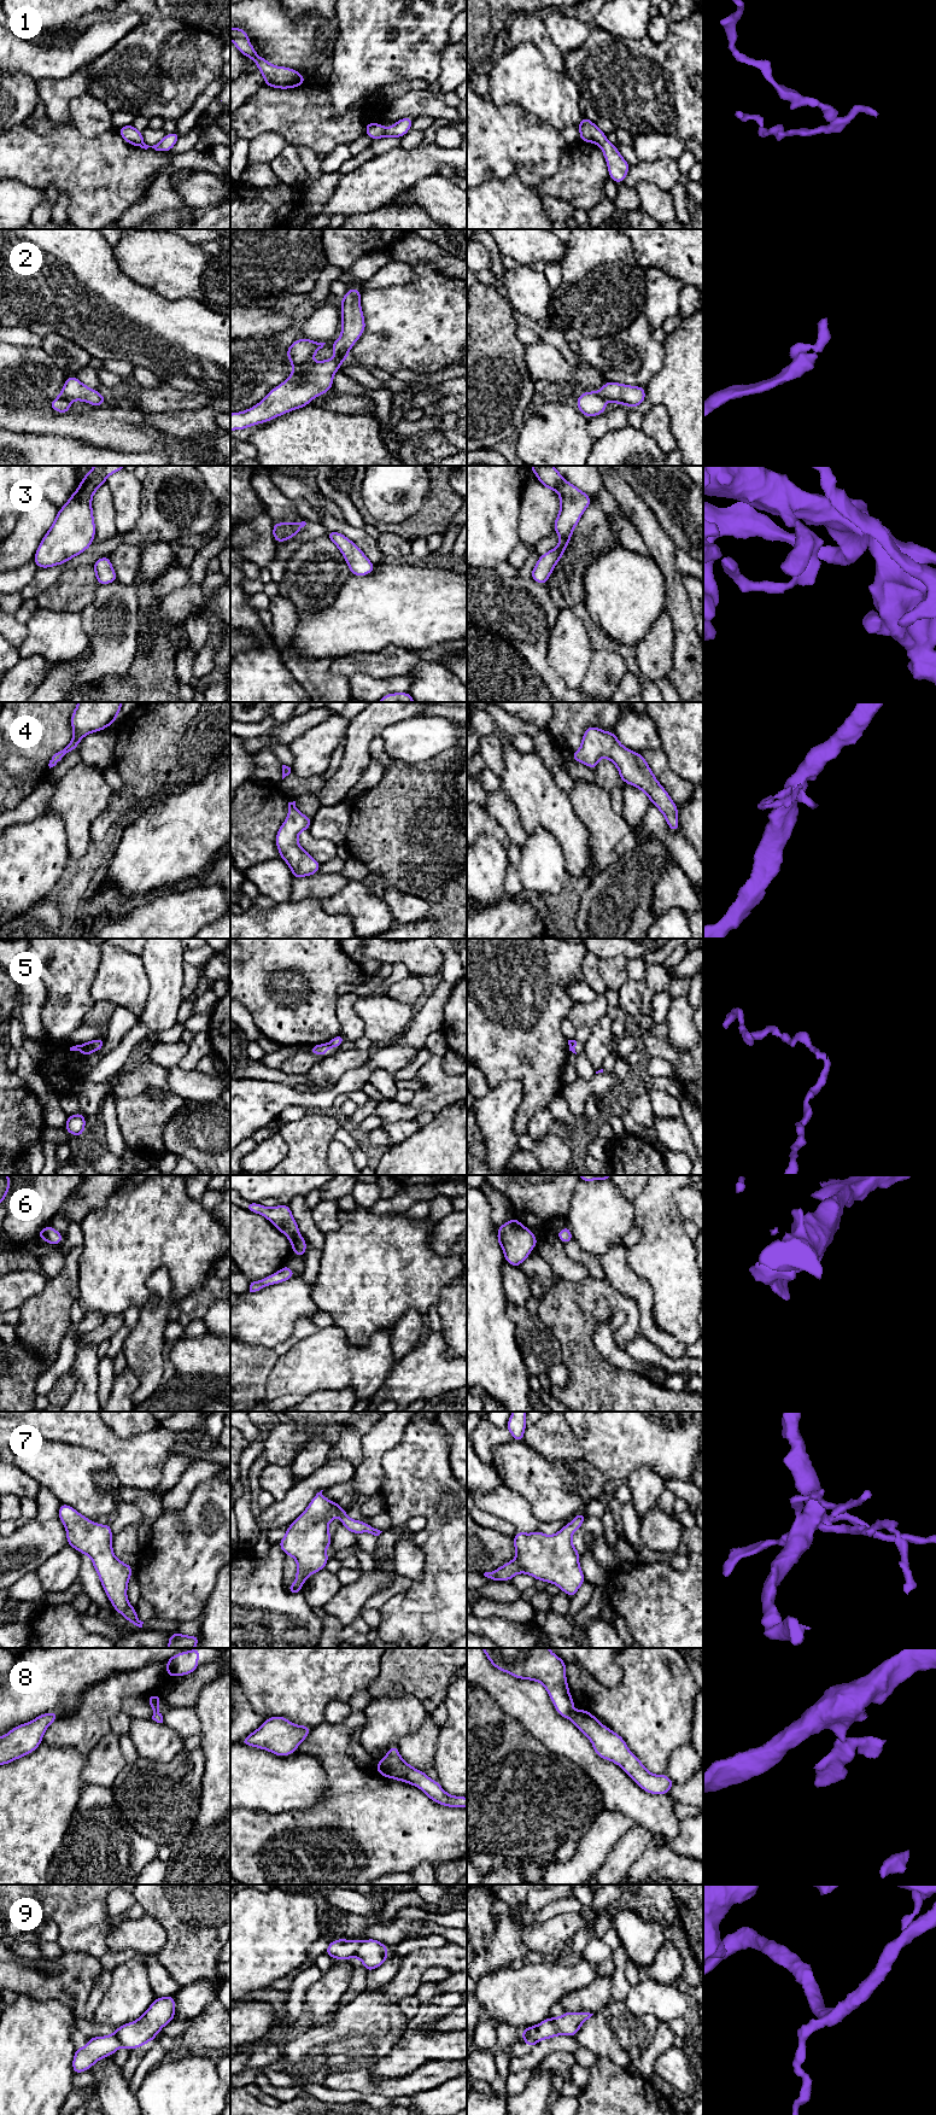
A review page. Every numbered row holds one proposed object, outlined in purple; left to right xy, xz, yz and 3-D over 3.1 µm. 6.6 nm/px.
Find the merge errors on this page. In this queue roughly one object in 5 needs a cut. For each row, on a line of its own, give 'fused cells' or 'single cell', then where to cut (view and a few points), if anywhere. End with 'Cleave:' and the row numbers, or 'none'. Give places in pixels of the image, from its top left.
1: single cell; cut none
2: single cell; cut none
3: single cell; cut none
4: single cell; cut none
5: single cell; cut none
6: single cell; cut none
7: single cell; cut none
8: single cell; cut none
9: fused cells; cut xz (358, 1943), (357, 1950), (352, 1955)
Cleave: 9

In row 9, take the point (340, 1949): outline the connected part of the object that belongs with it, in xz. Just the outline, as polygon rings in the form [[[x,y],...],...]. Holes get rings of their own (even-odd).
[[[337,1939],[333,1940],[326,1949],[326,1955],[330,1956],[333,1959],[349,1961],[357,1951],[358,1941],[356,1939],[345,1940]]]

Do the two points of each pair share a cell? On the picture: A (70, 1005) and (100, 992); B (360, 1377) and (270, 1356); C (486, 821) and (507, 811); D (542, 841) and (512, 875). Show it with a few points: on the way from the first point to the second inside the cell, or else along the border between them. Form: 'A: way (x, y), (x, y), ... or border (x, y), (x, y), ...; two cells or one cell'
A: border (99, 968), (91, 991), (94, 1000); two cells
B: border (279, 1356), (267, 1379), (267, 1384); two cells
C: border (484, 807), (499, 824), (509, 840); two cells
D: border (515, 868), (519, 881), (525, 891); two cells

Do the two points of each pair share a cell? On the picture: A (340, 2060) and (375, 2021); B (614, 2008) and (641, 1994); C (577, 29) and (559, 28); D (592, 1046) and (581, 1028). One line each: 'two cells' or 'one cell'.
A: one cell
B: two cells
C: one cell
D: two cells

